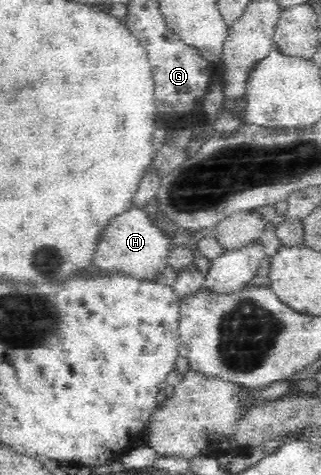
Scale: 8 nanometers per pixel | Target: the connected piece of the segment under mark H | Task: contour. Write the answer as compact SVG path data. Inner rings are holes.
M130 207L120 215L115 215L98 235L98 243L92 253L92 266L98 267L102 273L154 282L156 275L168 266L166 255L172 247L171 243L172 239L153 223L145 210Z

